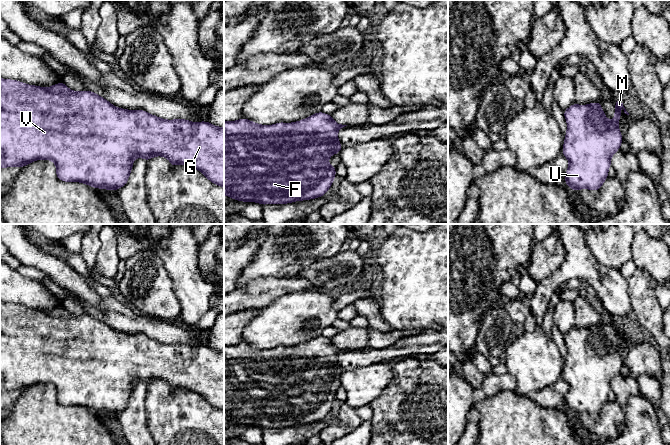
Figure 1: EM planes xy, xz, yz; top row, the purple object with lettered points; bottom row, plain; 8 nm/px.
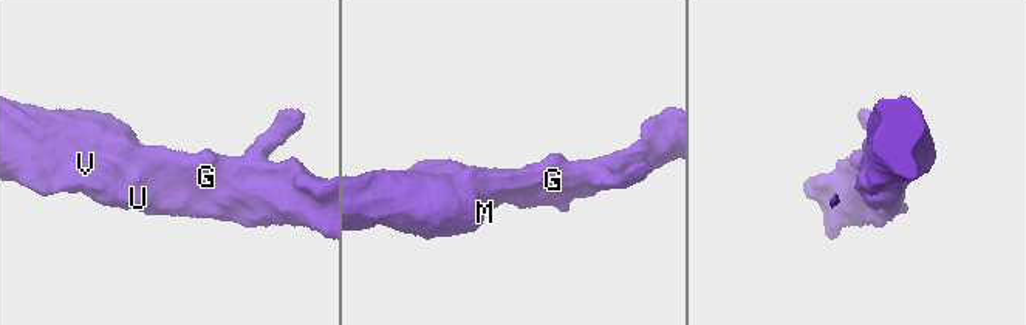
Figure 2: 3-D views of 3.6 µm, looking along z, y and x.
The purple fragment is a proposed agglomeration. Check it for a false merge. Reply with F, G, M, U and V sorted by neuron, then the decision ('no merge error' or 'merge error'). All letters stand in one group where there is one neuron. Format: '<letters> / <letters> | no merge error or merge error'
F G M U V | no merge error

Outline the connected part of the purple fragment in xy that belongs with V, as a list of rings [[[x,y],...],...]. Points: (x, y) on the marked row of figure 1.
[[[0,78],[0,169],[22,168],[36,160],[51,160],[56,165],[56,176],[60,181],[116,191],[127,184],[134,159],[141,157],[149,161],[156,156],[166,157],[172,168],[176,165],[195,168],[213,184],[224,188],[224,127],[207,121],[166,120],[145,110],[115,107],[95,92],[75,92],[63,81],[45,88]]]

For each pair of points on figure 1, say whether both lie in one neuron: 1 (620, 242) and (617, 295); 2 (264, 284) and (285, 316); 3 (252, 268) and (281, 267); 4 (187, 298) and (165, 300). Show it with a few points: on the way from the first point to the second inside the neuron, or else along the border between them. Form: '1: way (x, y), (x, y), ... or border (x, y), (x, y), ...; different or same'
1: border (595, 257), (599, 262), (616, 269); different
2: border (296, 291), (278, 296), (259, 310); different
3: way (259, 267), (274, 267); same
4: border (170, 277), (179, 304), (179, 317); different

